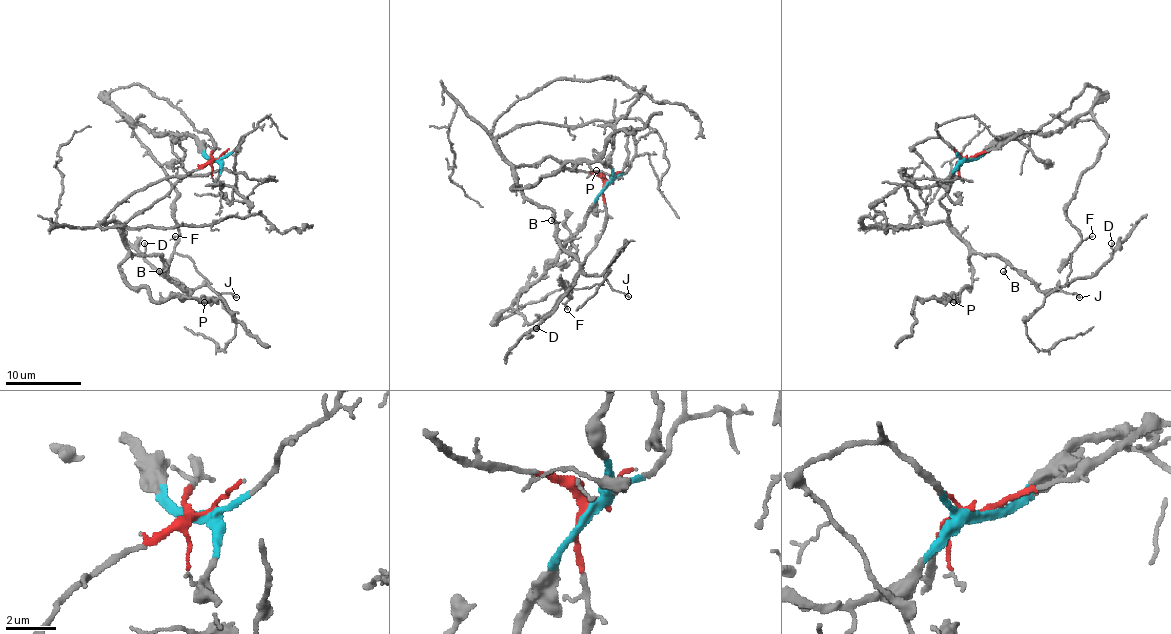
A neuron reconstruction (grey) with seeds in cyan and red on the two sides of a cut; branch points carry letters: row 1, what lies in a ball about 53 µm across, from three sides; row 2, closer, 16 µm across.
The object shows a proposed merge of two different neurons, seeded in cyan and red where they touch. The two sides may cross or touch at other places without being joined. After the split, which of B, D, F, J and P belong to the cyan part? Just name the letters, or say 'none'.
F

